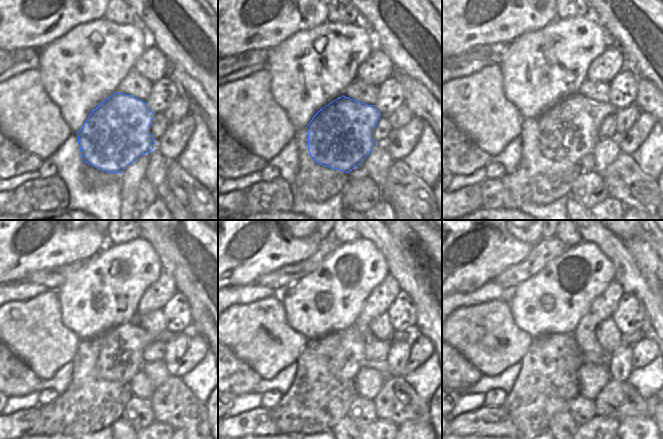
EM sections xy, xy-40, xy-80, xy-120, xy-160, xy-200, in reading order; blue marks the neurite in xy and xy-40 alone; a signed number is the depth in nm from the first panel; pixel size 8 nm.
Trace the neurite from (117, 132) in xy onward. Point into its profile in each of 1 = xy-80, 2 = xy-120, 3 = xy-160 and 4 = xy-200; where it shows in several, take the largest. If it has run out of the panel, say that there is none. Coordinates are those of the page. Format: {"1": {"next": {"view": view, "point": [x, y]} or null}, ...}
{"1": {"next": {"view": "xy-80", "point": [567, 131]}}, "2": {"next": {"view": "xy-120", "point": [120, 358]}}, "3": {"next": {"view": "xy-160", "point": [349, 357]}}, "4": {"next": {"view": "xy-200", "point": [629, 340]}}}

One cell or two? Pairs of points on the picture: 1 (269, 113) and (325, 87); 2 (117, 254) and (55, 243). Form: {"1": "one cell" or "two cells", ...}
{"1": "two cells", "2": "two cells"}

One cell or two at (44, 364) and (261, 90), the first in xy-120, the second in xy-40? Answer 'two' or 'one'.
one

